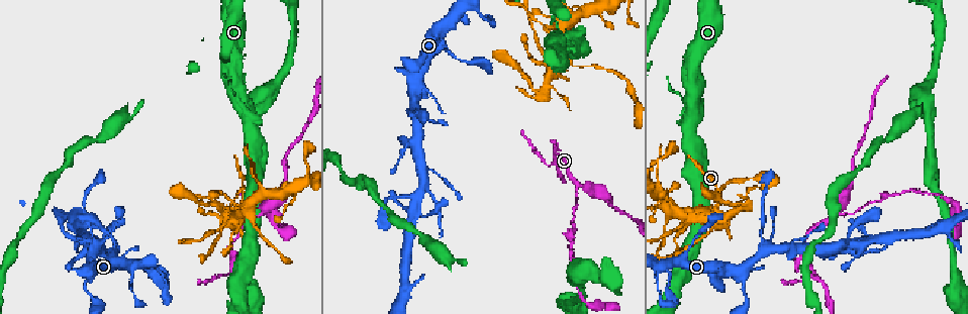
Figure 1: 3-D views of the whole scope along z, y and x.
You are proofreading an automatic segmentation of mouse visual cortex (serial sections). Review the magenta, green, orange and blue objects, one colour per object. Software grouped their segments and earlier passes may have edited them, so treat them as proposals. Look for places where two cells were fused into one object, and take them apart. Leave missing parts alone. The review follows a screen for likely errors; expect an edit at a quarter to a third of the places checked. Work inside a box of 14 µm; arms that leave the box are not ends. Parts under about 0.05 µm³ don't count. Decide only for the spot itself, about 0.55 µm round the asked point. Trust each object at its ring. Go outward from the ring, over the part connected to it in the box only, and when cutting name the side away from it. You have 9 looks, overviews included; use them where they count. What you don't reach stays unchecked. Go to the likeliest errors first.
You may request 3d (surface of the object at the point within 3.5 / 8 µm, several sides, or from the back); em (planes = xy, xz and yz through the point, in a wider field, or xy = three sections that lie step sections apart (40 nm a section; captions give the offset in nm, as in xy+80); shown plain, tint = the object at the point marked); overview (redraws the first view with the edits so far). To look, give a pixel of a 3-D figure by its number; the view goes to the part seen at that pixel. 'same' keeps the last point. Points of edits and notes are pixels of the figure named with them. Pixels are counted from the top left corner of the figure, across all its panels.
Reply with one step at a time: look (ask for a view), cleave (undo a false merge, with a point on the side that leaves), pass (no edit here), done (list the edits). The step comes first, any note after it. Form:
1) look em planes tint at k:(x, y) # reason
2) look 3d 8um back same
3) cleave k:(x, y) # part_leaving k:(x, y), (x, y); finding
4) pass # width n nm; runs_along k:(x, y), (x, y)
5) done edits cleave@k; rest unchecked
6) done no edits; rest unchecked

look 3d 3.5um at 1:(552, 162)

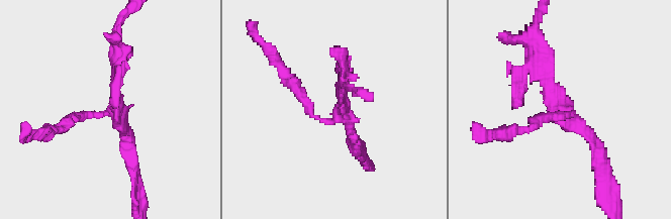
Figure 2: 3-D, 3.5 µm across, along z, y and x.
look em xy step 1 tint at 2:(564, 110) # need the tissue

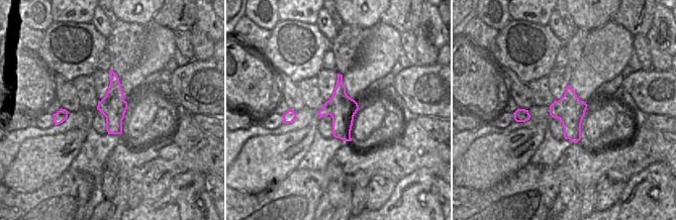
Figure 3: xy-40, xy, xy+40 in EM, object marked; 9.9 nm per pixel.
pass # runs_along 2:(539, 46), (552, 90), (598, 161); continuous, no second cell

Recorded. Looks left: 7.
look 3d 3.5um at 1:(541, 86) # branch point

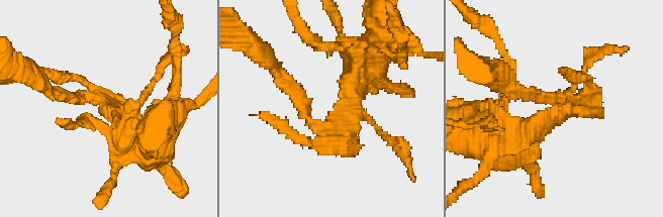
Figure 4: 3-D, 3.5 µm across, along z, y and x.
look em xy step 2 tint at 4:(566, 111)

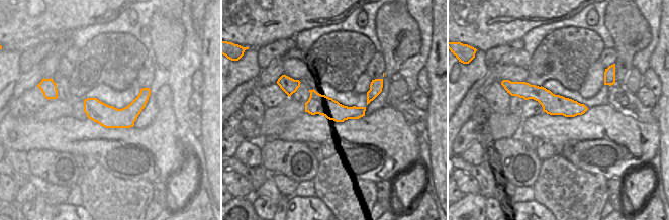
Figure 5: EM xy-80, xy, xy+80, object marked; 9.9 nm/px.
pass # runs_along 5:(379, 81), (359, 112), (307, 109); continuous, no second cell

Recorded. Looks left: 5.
look 3d 3.5um at 1:(578, 185) # small branch off a trunk

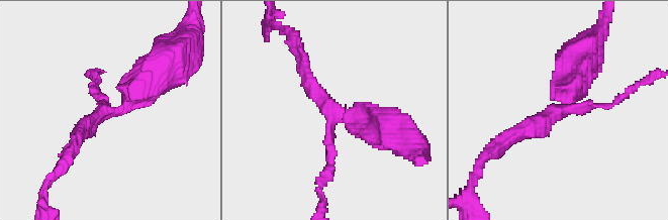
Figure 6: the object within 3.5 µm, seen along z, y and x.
look em xy step 2 tint at 6:(560, 111)

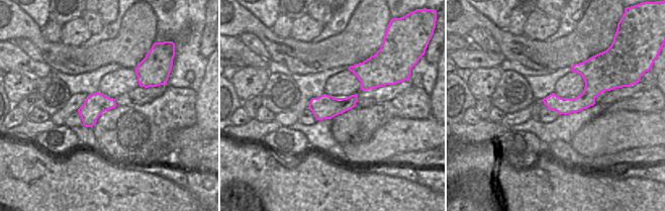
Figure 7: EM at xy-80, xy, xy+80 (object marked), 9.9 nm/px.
look em planes tint same # cut it another way

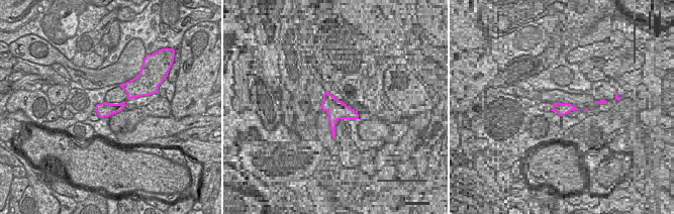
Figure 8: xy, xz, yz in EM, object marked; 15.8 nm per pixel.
pass # arms 3; runs_along 6:(304, 62), (326, 106), (382, 129); all the same cell

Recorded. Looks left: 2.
look 3d 8um at 1:(689, 215) # small branch off a trunk

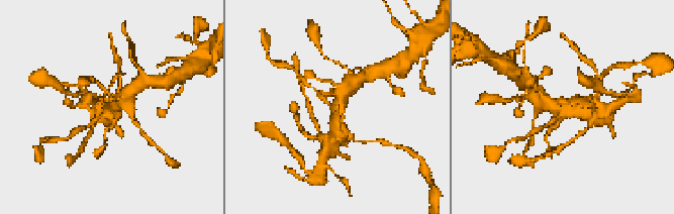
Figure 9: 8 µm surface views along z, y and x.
look em xy step 2 tint at 9:(333, 109)

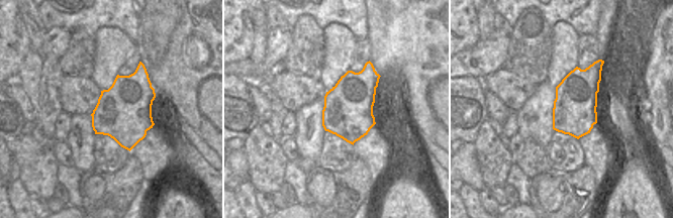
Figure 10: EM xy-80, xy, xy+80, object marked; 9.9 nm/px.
pass # runs_along 9:(338, 138), (336, 106), (349, 86); one cell here

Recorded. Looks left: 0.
done no edits; rest unchecked

